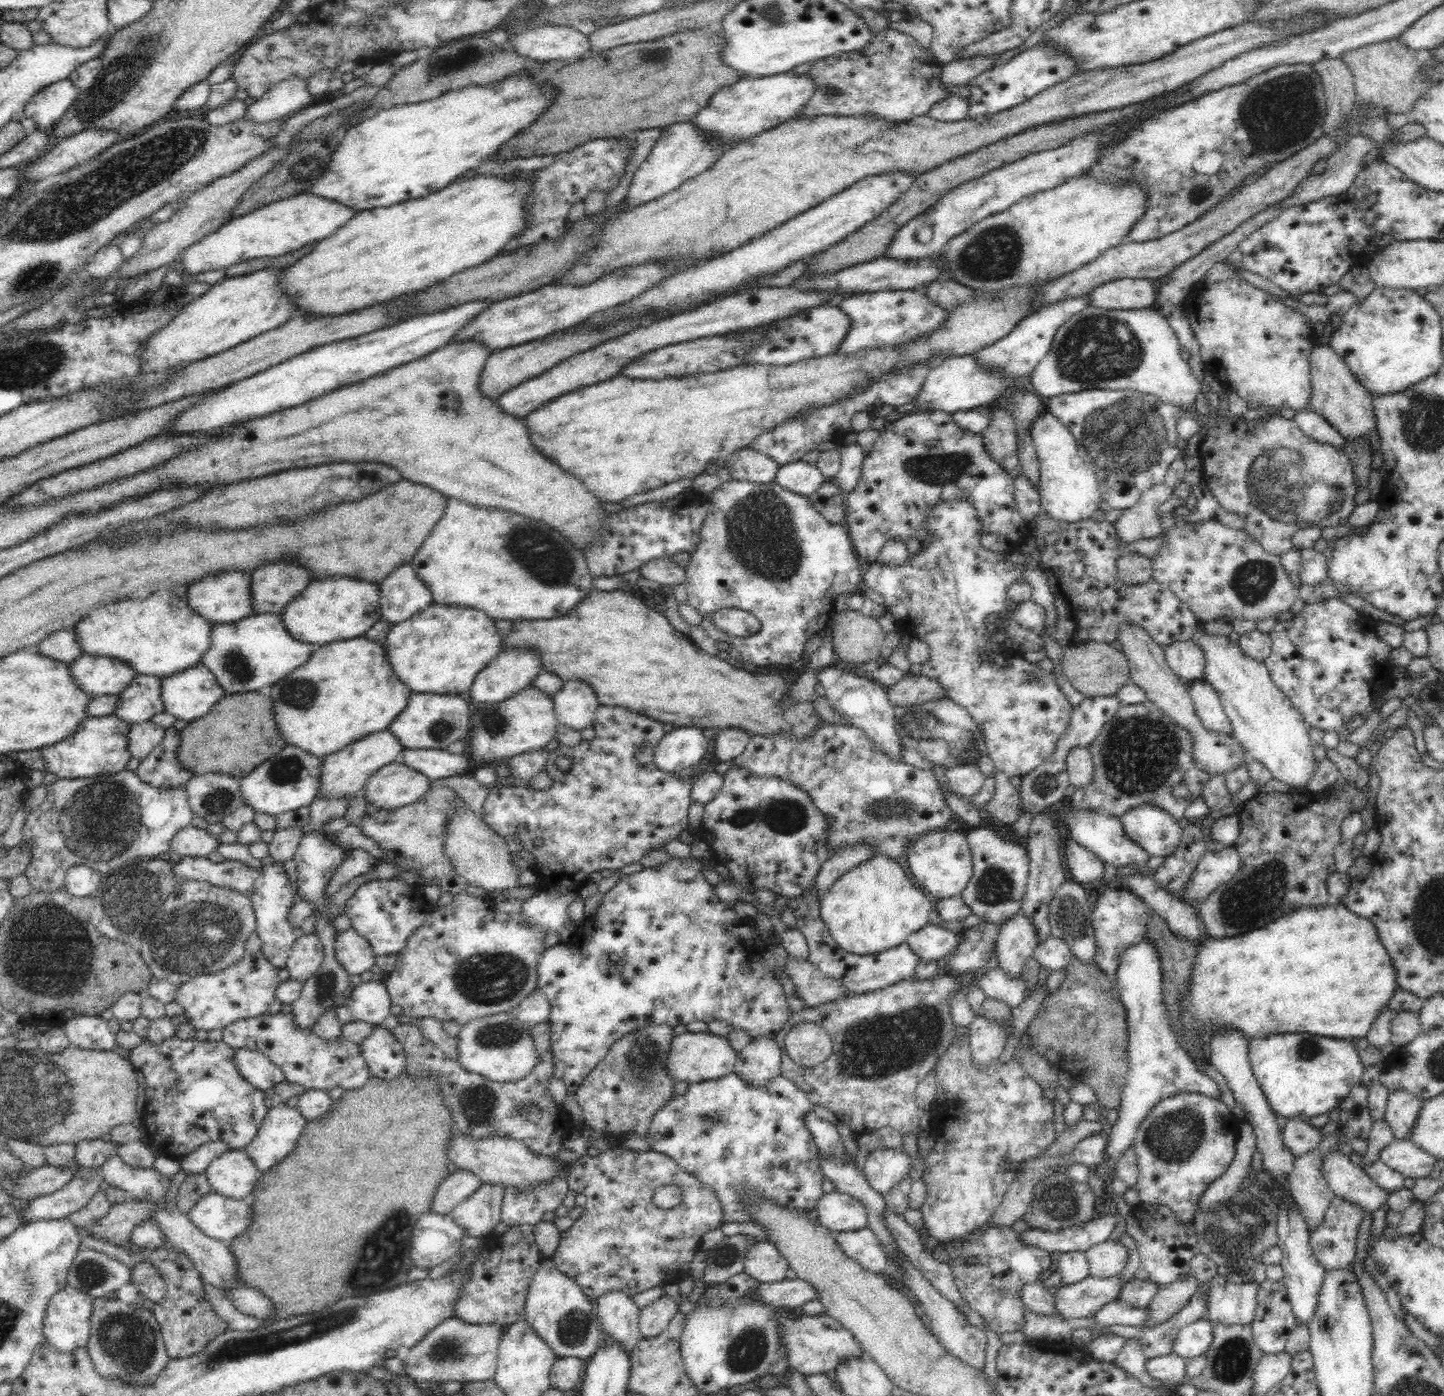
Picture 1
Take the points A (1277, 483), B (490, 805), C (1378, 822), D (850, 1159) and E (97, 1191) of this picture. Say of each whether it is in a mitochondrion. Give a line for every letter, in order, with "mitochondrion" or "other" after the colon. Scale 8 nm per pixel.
A: mitochondrion
B: other
C: other
D: other
E: other

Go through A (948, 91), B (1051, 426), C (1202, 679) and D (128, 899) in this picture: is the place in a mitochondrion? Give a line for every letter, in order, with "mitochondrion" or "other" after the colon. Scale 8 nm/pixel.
A: other
B: other
C: other
D: mitochondrion

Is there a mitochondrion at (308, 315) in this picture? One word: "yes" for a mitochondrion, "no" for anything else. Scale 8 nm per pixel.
no

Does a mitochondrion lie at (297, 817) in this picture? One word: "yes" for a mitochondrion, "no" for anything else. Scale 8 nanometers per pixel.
no

